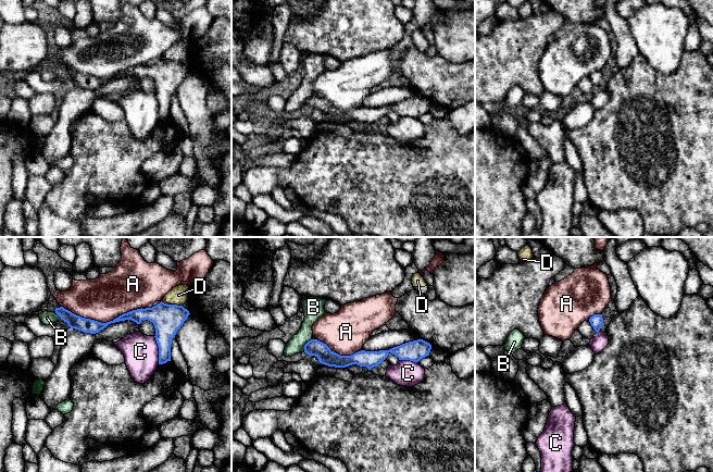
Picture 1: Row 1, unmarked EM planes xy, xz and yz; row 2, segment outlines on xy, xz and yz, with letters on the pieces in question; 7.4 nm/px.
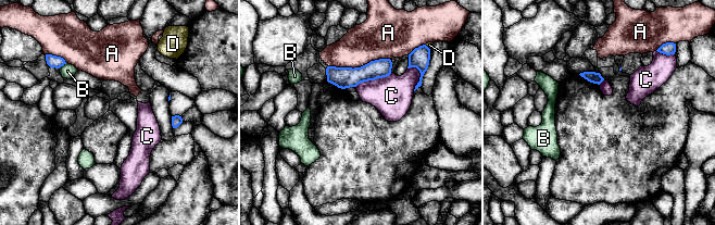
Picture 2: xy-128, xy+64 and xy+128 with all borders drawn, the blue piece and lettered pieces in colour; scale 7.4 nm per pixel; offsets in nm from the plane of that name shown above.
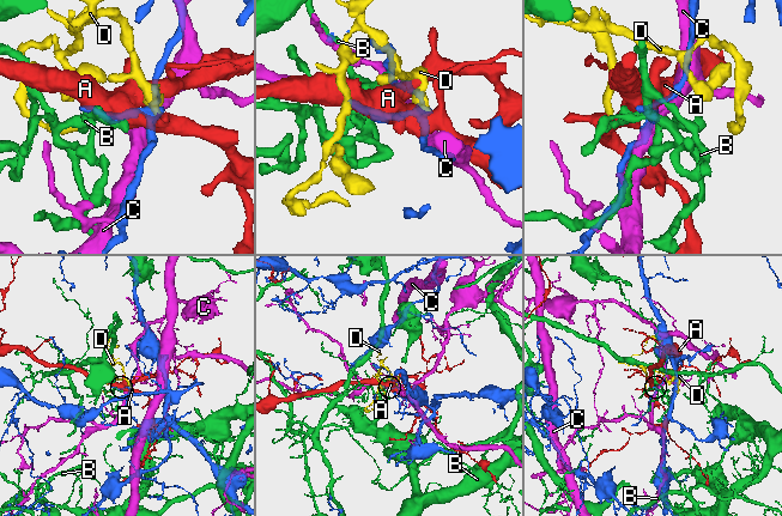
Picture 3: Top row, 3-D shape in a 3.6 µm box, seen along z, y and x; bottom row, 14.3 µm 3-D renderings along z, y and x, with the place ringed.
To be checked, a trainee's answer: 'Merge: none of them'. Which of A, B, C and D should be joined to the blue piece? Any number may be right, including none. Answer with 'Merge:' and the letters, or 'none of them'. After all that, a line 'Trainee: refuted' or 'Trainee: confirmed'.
Merge: none of them
Trainee: confirmed

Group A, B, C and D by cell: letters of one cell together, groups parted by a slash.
A / B / C / D

